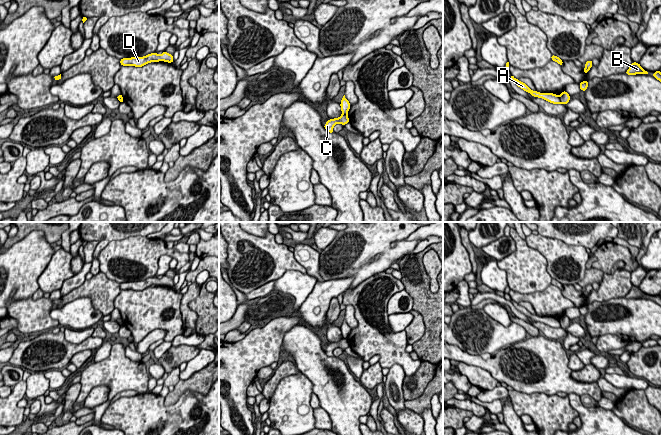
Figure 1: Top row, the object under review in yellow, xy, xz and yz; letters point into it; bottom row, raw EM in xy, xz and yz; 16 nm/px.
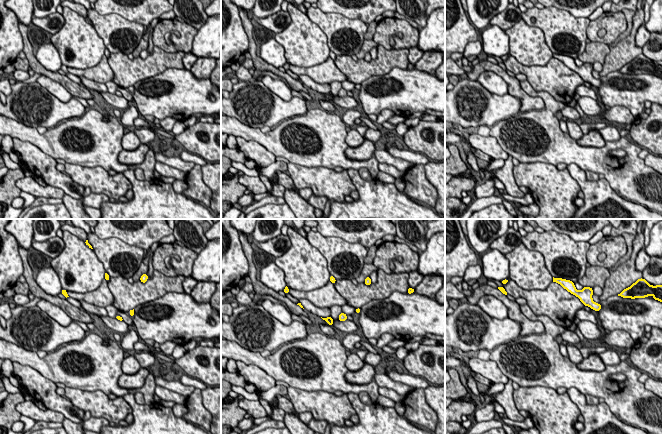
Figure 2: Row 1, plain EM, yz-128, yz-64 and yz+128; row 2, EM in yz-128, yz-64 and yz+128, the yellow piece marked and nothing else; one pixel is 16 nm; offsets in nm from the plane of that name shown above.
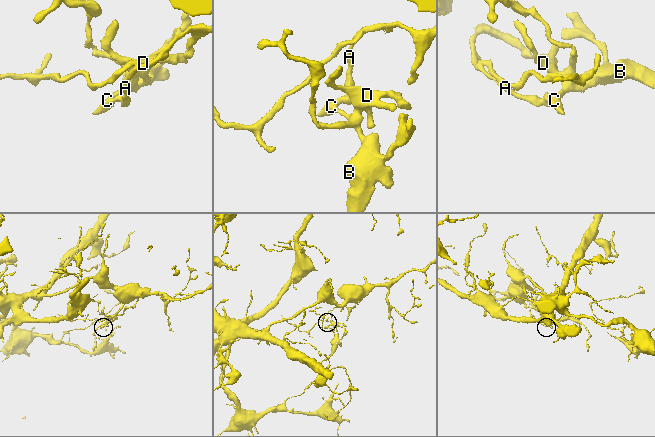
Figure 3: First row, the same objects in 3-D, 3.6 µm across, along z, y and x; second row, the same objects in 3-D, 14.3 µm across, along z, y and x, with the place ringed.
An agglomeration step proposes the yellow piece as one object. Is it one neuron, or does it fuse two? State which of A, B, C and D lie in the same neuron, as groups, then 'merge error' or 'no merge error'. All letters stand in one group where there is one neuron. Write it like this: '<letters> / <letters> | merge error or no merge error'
A / B C D | merge error

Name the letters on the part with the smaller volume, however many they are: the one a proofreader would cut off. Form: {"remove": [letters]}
{"remove": ["B", "C", "D"]}

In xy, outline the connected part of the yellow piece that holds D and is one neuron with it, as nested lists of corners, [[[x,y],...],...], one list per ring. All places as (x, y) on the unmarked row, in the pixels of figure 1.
[[[164,275],[161,279],[159,279],[158,277],[151,277],[143,281],[123,282],[120,283],[120,288],[122,290],[142,291],[148,287],[151,287],[152,285],[164,285],[168,287],[173,287],[173,278],[169,278]]]

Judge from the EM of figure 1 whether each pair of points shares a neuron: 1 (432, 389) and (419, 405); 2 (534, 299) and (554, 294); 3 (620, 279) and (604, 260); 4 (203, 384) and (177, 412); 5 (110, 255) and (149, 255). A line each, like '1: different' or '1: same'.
1: same
2: same
3: different
4: different
5: same

